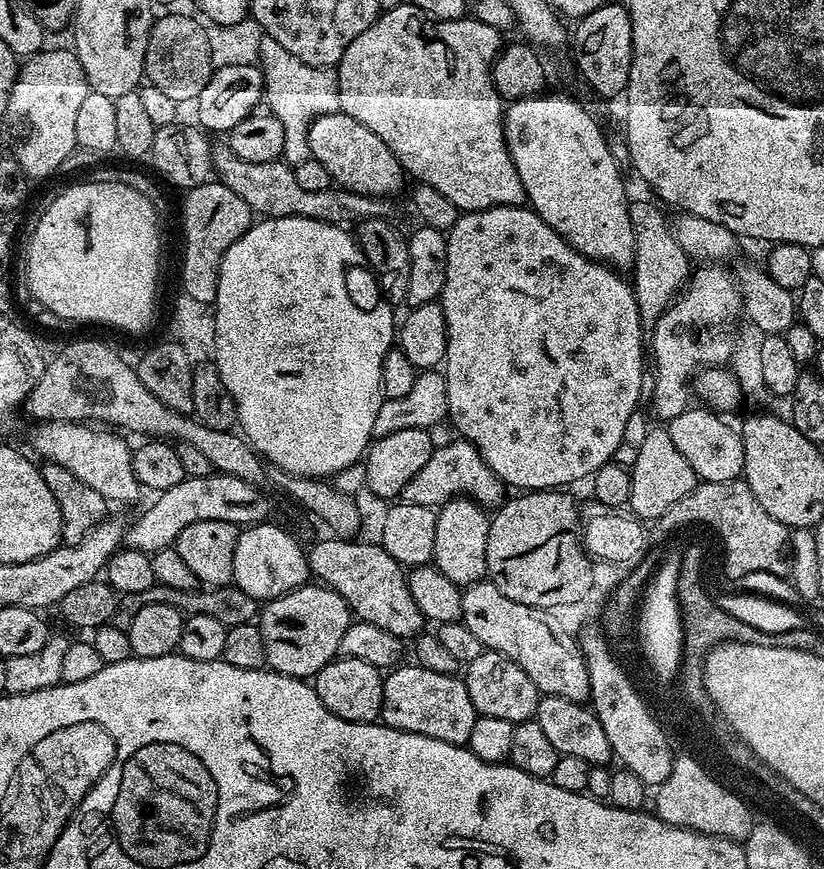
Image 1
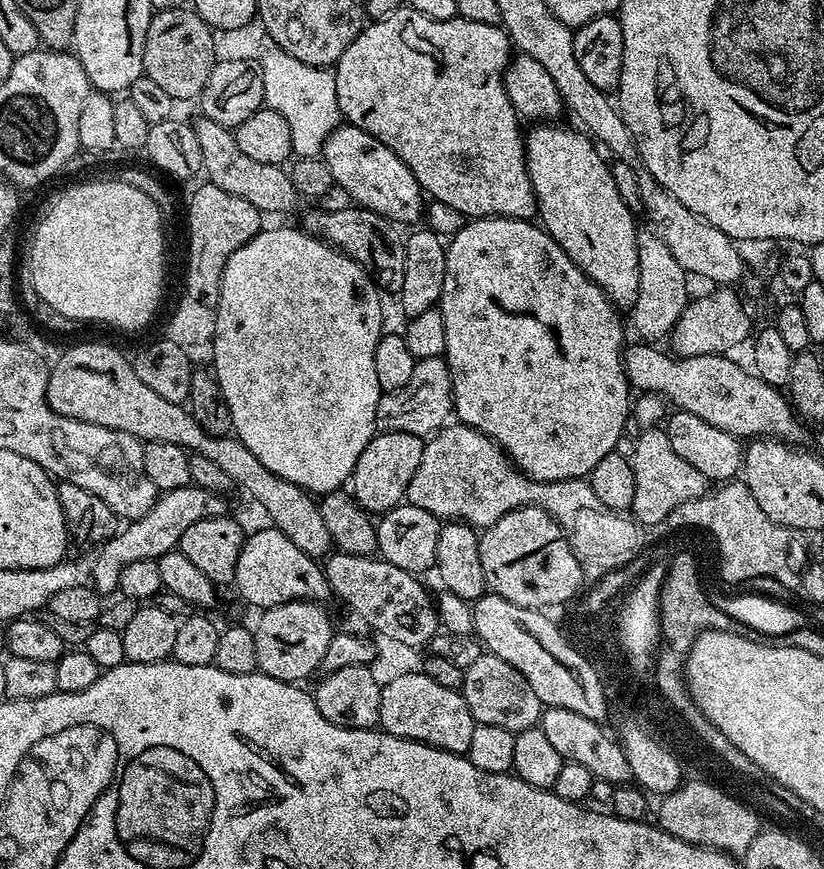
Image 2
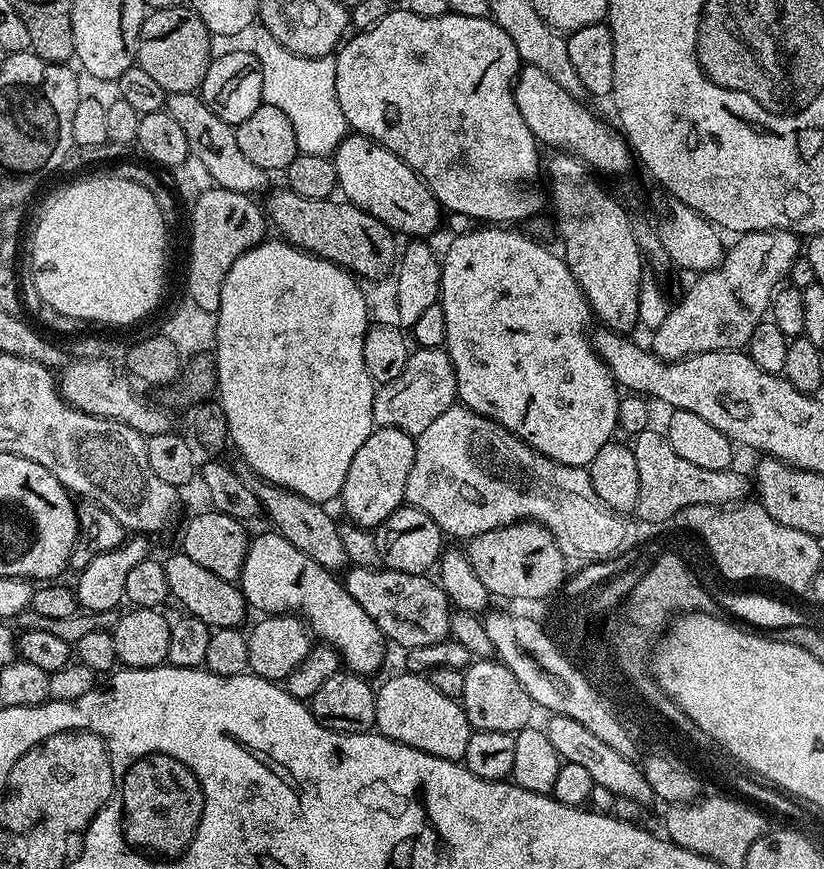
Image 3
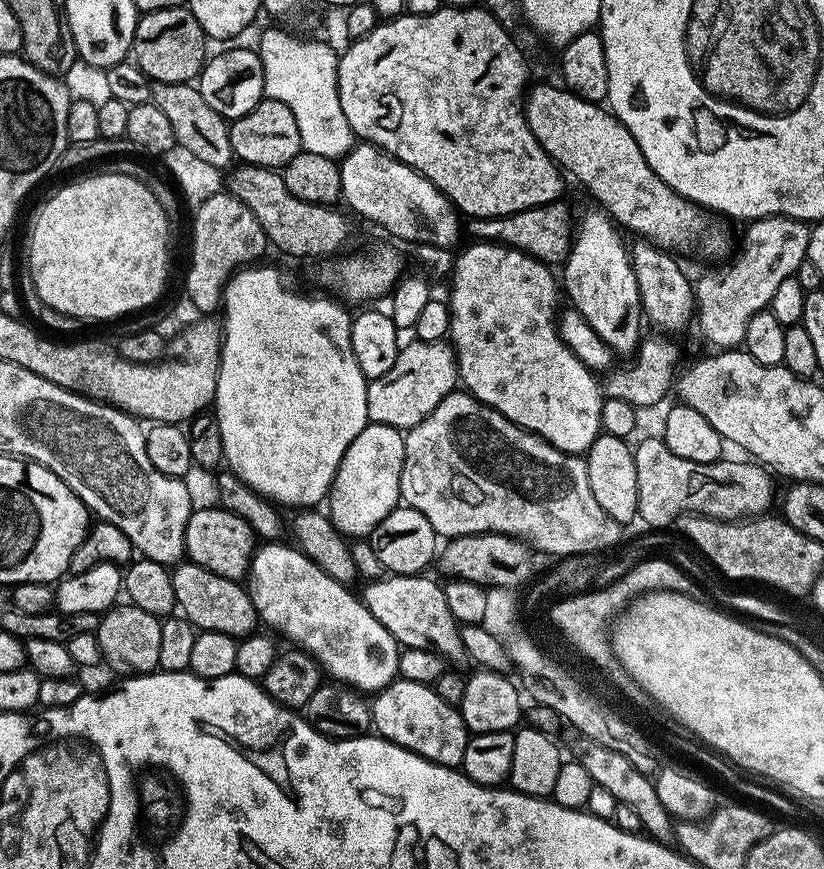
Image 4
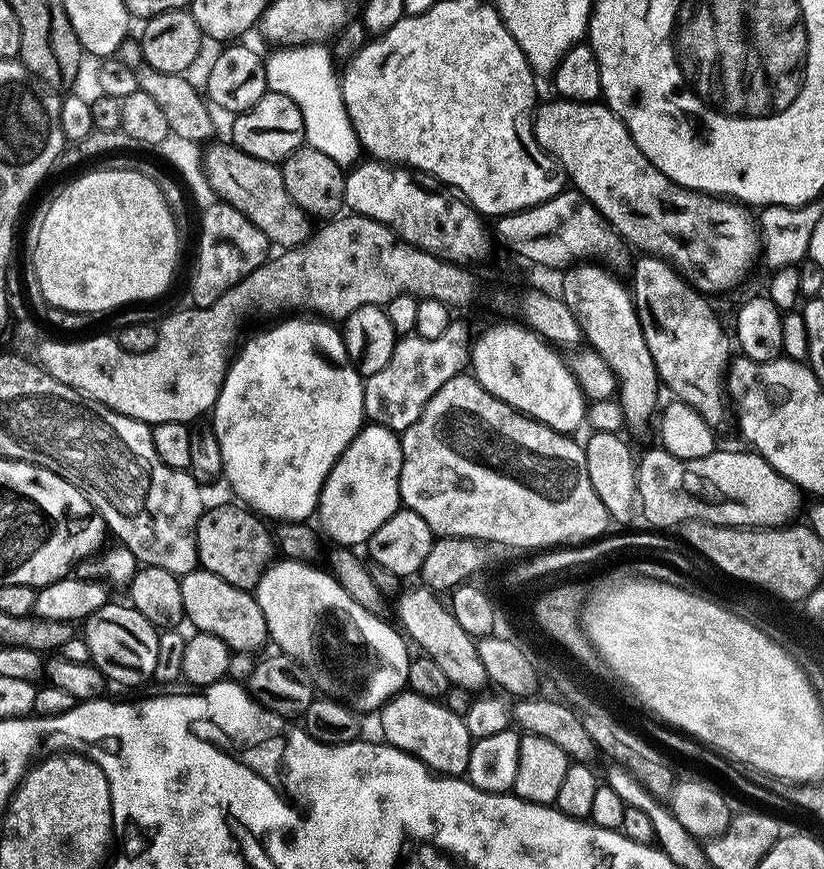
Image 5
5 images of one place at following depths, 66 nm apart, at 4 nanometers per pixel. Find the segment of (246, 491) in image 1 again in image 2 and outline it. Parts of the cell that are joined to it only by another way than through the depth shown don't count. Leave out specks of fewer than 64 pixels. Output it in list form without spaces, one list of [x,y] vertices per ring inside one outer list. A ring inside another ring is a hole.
[[[195,486],[157,495],[154,506],[142,518],[127,521],[116,535],[99,545],[97,552],[100,553],[97,554],[96,560],[91,561],[91,587],[95,588],[101,597],[111,597],[111,592],[115,593],[119,589],[122,570],[130,566],[130,562],[157,561],[167,552],[177,551],[182,534],[186,534],[186,530],[190,530],[194,522],[205,520],[207,516],[223,516],[229,511],[228,504],[224,500],[227,499],[223,495]]]

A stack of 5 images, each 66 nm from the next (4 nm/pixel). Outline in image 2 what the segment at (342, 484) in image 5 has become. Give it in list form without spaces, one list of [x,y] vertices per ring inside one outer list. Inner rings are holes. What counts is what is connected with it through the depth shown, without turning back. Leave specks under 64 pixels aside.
[[[381,431],[379,434],[373,435],[372,441],[366,446],[366,450],[362,450],[362,454],[352,471],[350,493],[353,499],[369,514],[383,514],[395,508],[407,497],[410,482],[418,470],[418,462],[422,462],[424,446],[425,441],[421,437],[409,432]]]

